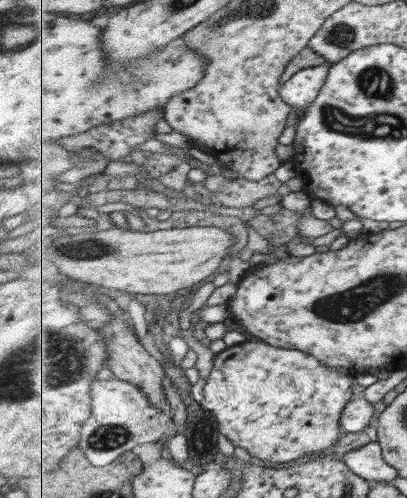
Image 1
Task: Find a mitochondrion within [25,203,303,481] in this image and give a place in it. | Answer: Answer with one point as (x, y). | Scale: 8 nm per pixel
(103, 439)

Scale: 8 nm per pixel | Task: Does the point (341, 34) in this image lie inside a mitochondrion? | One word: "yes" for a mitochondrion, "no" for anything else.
yes

